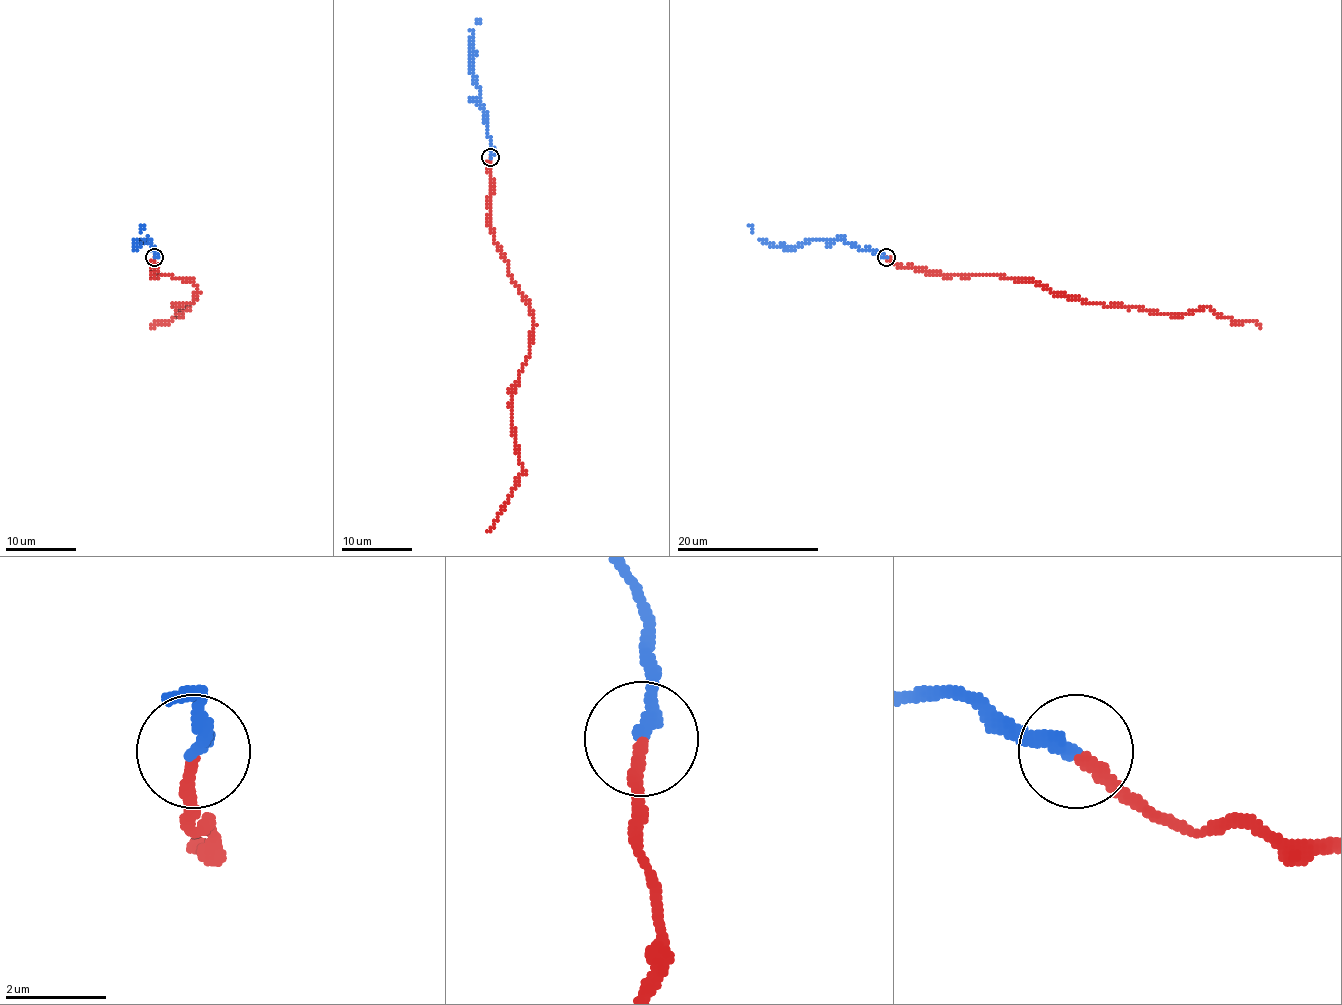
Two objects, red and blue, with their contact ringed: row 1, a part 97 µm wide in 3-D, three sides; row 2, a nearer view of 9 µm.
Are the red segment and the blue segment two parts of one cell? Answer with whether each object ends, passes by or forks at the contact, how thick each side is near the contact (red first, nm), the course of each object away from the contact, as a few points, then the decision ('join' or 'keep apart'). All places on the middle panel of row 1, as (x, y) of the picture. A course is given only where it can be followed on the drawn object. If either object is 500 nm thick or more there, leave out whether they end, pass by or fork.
red ends; blue ends; calibres 220 and 280 nm; course red (490, 159), (488, 225), (527, 303), (534, 324), (527, 360), (511, 402), (522, 475), (488, 532); course blue (490, 157), (491, 146), (470, 65), (472, 29), (477, 20); keep apart

